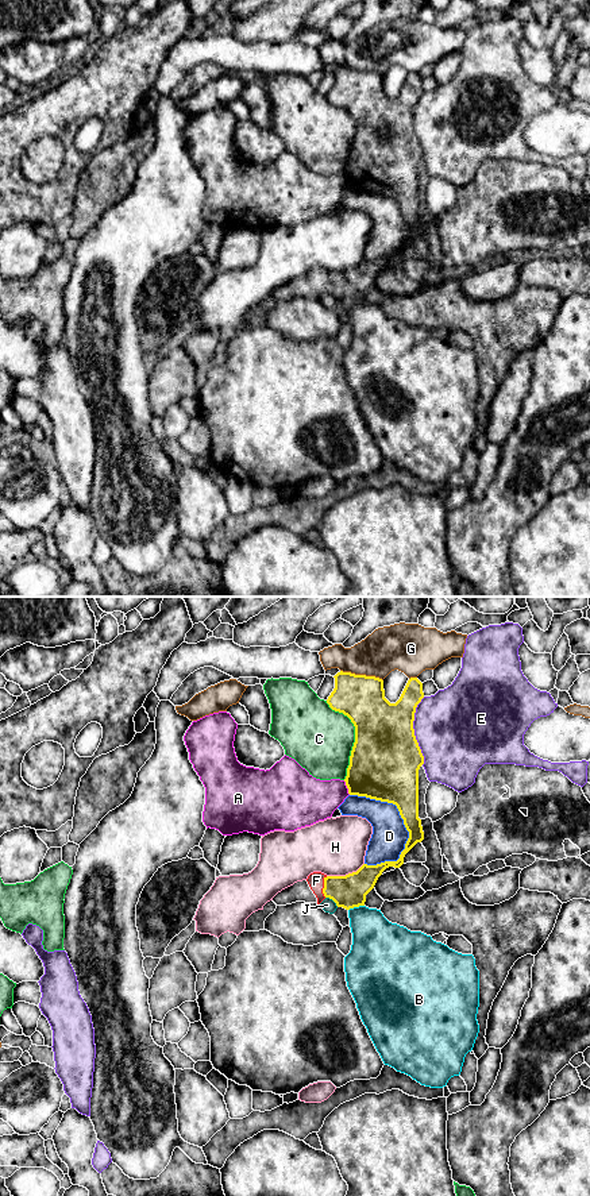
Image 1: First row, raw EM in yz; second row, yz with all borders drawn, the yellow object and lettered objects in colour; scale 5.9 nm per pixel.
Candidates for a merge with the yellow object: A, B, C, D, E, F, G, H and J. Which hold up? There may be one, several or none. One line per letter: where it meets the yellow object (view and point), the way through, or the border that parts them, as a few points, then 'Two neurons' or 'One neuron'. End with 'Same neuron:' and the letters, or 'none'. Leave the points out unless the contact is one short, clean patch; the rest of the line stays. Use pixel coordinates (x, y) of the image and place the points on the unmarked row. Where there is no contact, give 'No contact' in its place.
A: Touches yellow at yz (347, 182). Two neurons
B: Touches yellow at yz (355, 301). Boundary: yz (363, 300), (349, 305). Two neurons
C: Touches yellow at yz (355, 132). Two neurons
D: Touches yellow at yz (398, 205). Two neurons
E: Touches yellow at yz (413, 126). Two neurons
F: Touches yellow at yz (324, 282). Path across: yz (349, 286), (324, 282), (316, 276). One neuron
G: Touches yellow at yz (362, 70). Two neurons
H: Touches yellow at yz (346, 270). Two neurons
J: Touches yellow at yz (332, 294). Boundary: yz (326, 292), (338, 301). Two neurons
Same neuron: F

